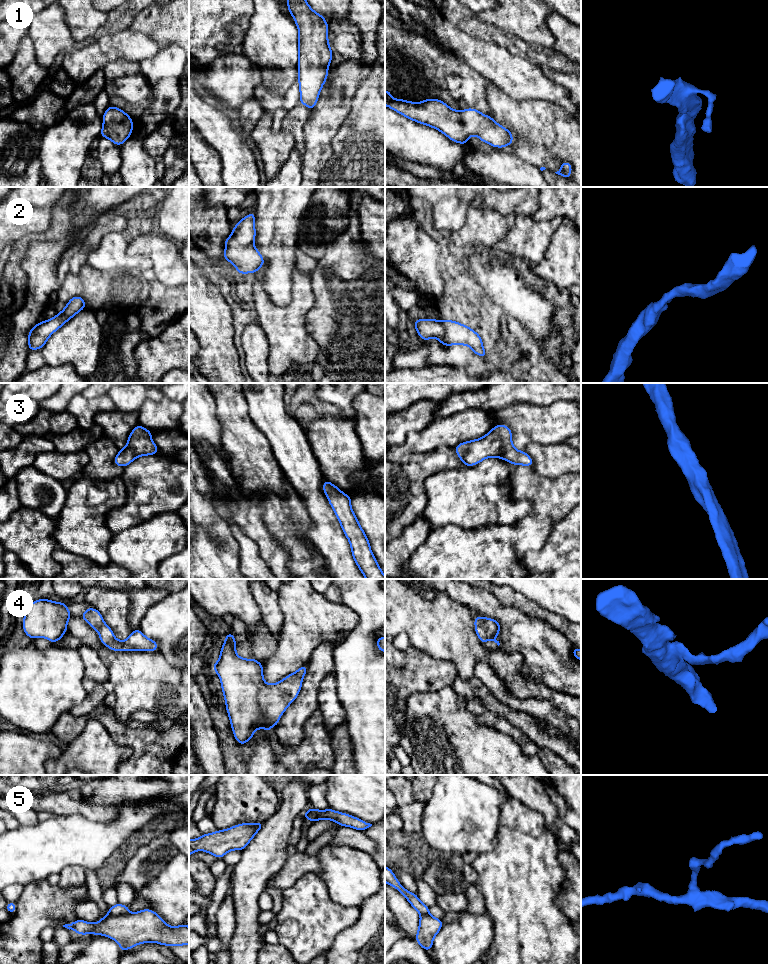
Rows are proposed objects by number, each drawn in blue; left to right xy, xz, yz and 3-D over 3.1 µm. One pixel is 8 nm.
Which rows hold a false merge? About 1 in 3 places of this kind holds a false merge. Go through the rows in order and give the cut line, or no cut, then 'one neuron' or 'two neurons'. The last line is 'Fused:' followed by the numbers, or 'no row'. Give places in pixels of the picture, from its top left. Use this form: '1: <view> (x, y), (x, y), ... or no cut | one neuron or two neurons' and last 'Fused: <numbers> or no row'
1: no cut | one neuron
2: no cut | one neuron
3: no cut | one neuron
4: no cut | one neuron
5: xy (127, 912), (108, 914) | two neurons
Fused: 5

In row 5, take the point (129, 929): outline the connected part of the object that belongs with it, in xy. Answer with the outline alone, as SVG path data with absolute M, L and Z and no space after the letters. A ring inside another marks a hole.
M143 909L122 915L106 915L96 923L78 919L63 927L79 935L96 934L107 936L127 951L135 945L154 942L166 946L189 945L189 927L184 923L171 927L156 912Z

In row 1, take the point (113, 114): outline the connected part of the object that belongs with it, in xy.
M110 105L102 119L101 137L108 138L115 145L121 146L131 136L133 121L123 110Z

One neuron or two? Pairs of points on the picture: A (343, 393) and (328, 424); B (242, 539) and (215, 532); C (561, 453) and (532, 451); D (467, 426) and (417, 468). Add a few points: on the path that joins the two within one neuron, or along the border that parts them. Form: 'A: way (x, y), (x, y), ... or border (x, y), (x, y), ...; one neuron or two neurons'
A: border (316, 395), (344, 417), (354, 419); two neurons
B: border (230, 525), (232, 536), (238, 544), (240, 560); two neurons
C: way (554, 453), (539, 453); one neuron
D: border (453, 448), (439, 447), (419, 453); two neurons

